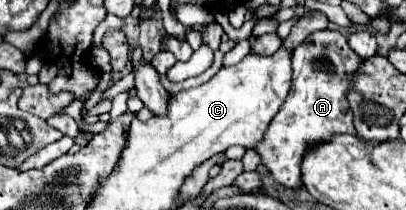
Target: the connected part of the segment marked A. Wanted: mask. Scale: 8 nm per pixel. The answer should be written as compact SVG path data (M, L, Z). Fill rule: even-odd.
M316 31L298 45L292 53L292 87L282 105L282 109L272 119L264 139L254 147L260 155L260 163L276 179L276 183L298 189L300 181L300 163L310 147L330 141L338 133L356 135L352 125L350 105L346 93L350 91L350 77L362 67L362 57L358 57L350 47L346 37L340 31Z

